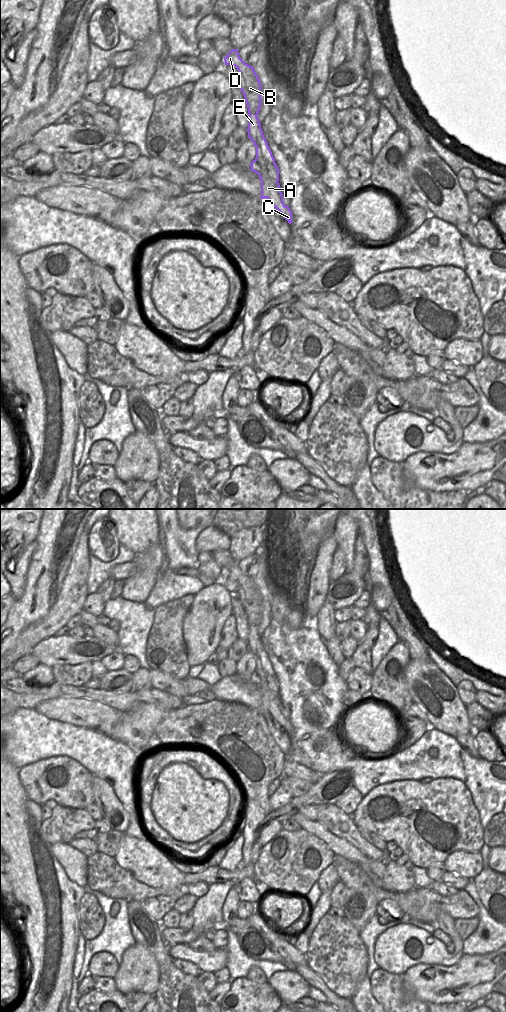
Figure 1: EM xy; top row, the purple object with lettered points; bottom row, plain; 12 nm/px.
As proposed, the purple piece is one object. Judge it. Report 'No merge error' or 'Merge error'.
Merge error

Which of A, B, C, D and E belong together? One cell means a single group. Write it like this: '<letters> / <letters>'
A C / B D E

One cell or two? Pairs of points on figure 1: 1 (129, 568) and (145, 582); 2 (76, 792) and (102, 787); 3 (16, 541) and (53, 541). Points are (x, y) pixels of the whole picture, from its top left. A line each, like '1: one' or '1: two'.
1: two
2: two
3: two

